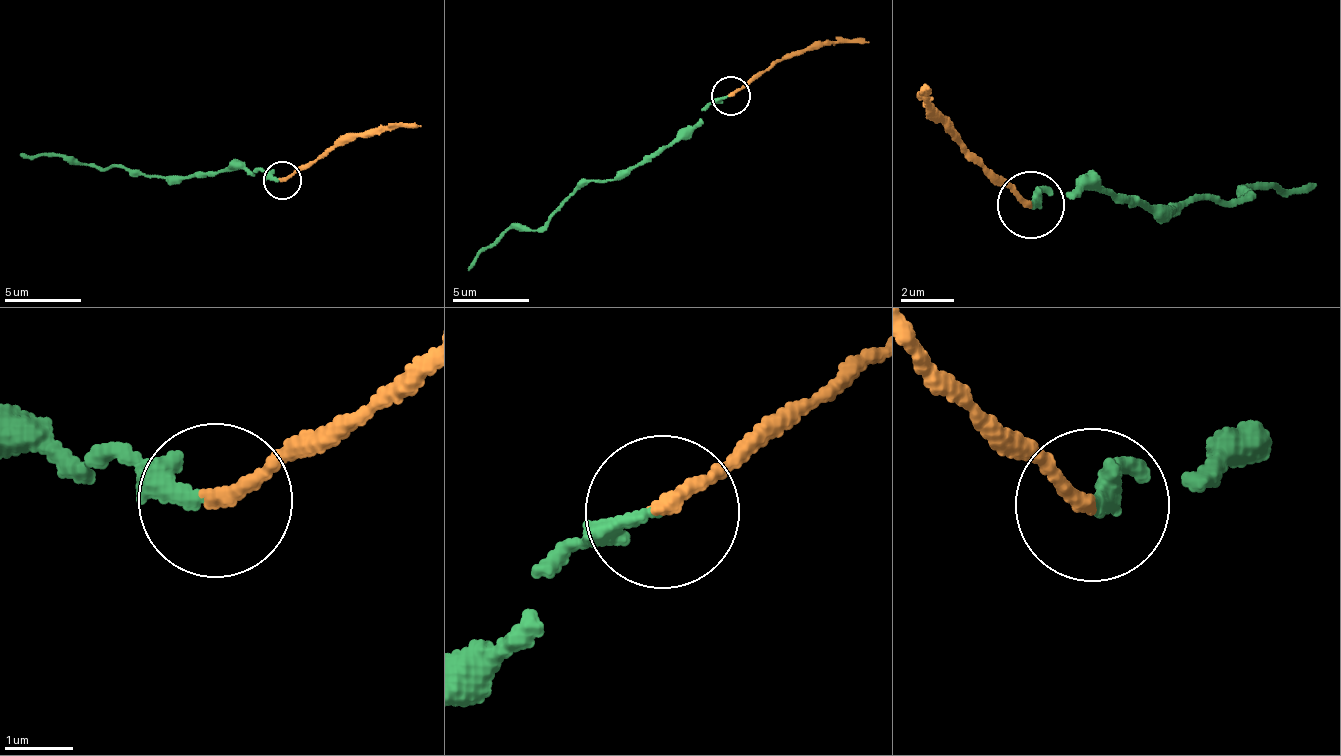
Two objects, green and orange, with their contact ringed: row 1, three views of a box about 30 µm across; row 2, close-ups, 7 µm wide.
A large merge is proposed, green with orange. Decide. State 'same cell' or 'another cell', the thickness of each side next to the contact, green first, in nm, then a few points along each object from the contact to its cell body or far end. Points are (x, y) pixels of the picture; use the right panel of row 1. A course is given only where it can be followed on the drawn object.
same cell; calibres 200 and 220 nm; course green (1029, 202), (1074, 185), (1172, 207), (1171, 214), (1250, 194), (1249, 189), (1315, 185); course orange (1029, 202), (996, 182), (925, 93), (926, 86)

